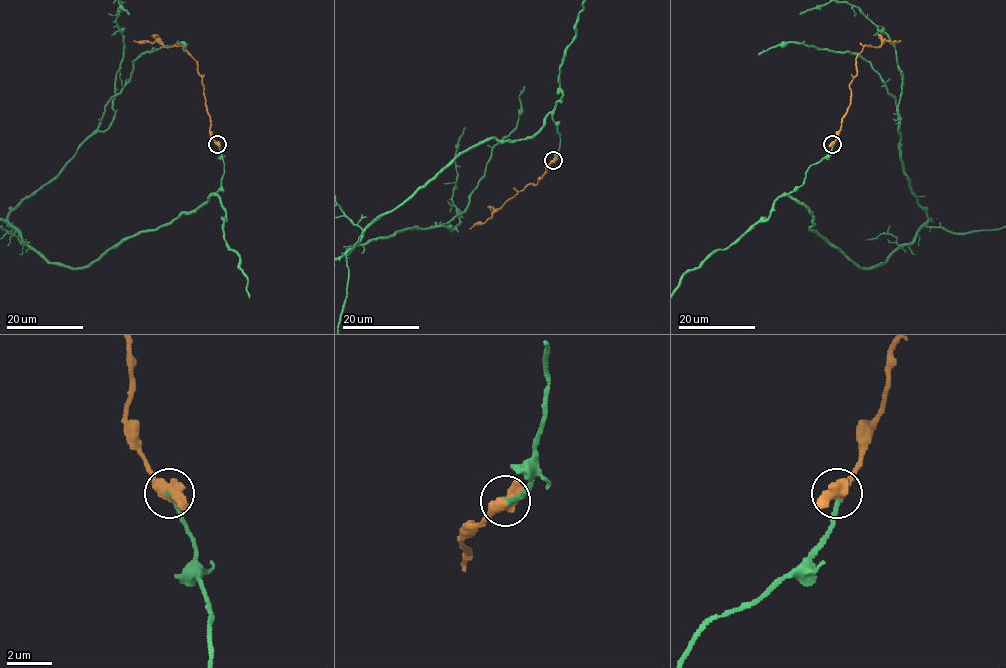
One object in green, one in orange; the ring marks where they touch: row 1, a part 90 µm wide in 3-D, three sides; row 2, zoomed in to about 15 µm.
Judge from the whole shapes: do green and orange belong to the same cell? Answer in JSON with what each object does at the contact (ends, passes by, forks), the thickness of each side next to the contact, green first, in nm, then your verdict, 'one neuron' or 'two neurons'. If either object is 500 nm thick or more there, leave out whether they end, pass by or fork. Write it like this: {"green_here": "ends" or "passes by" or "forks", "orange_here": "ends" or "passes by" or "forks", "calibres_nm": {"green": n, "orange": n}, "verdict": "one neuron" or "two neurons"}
{"calibres_nm": {"green": 190, "orange": 550}, "verdict": "one neuron"}

